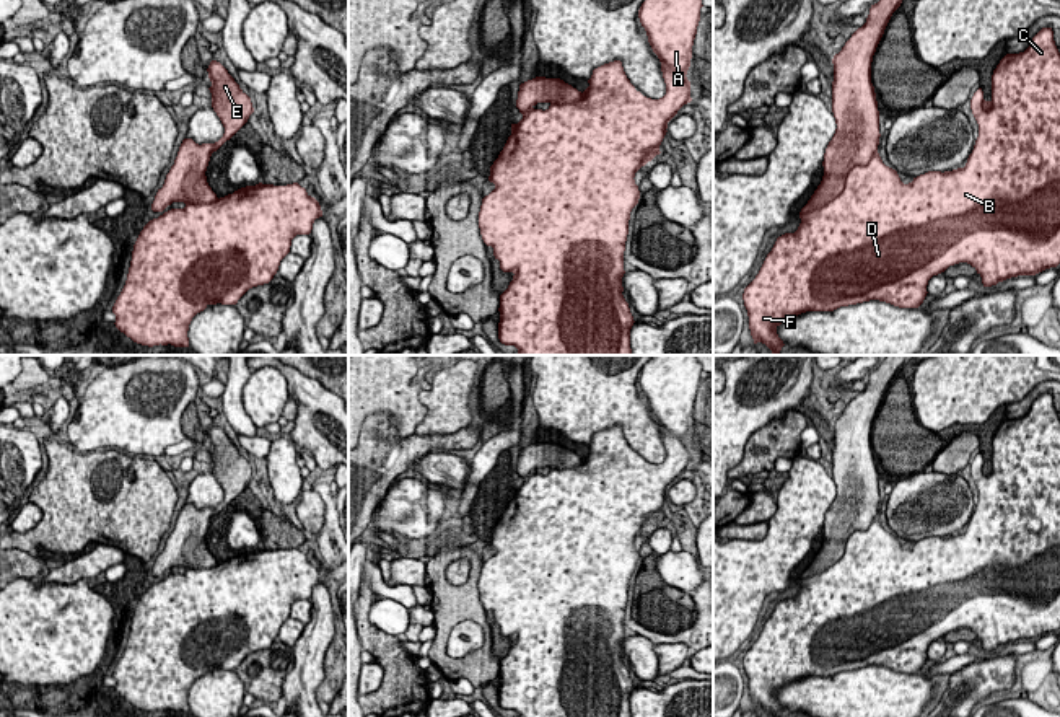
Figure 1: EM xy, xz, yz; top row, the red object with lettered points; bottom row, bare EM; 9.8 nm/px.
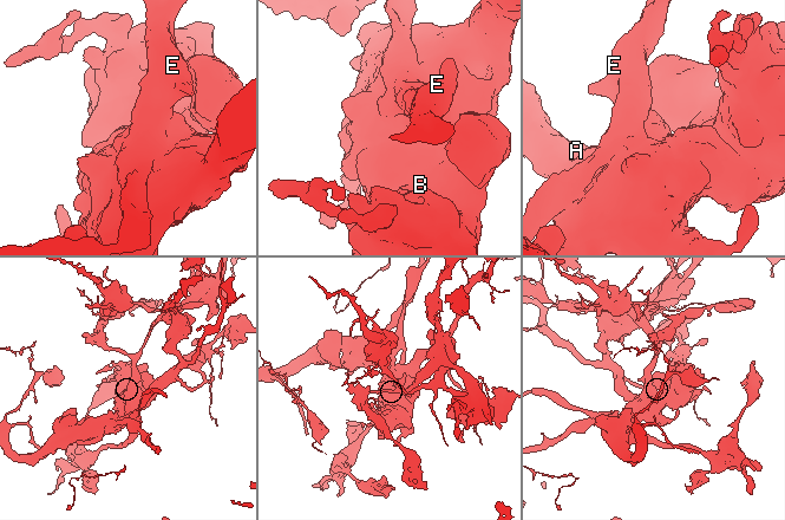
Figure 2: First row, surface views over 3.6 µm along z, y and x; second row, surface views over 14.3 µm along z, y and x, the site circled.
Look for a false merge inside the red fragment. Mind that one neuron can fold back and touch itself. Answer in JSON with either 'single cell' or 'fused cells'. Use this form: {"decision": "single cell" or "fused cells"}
{"decision": "fused cells"}

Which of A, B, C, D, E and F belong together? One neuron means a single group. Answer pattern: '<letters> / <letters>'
A B C D F / E

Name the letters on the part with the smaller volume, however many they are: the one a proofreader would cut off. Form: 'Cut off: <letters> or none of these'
Cut off: E

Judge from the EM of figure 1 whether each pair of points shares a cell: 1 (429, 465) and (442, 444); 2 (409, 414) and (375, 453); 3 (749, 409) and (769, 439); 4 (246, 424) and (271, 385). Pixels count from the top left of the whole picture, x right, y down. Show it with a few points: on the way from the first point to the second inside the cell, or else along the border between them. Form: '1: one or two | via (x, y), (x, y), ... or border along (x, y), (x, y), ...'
1: two | border along (448, 452), (427, 452), (412, 465)
2: two | border along (365, 417), (386, 413), (402, 437), (416, 431)
3: two | border along (795, 409), (759, 427), (749, 437), (740, 460)
4: two | border along (246, 380), (243, 388), (245, 413), (258, 427)

